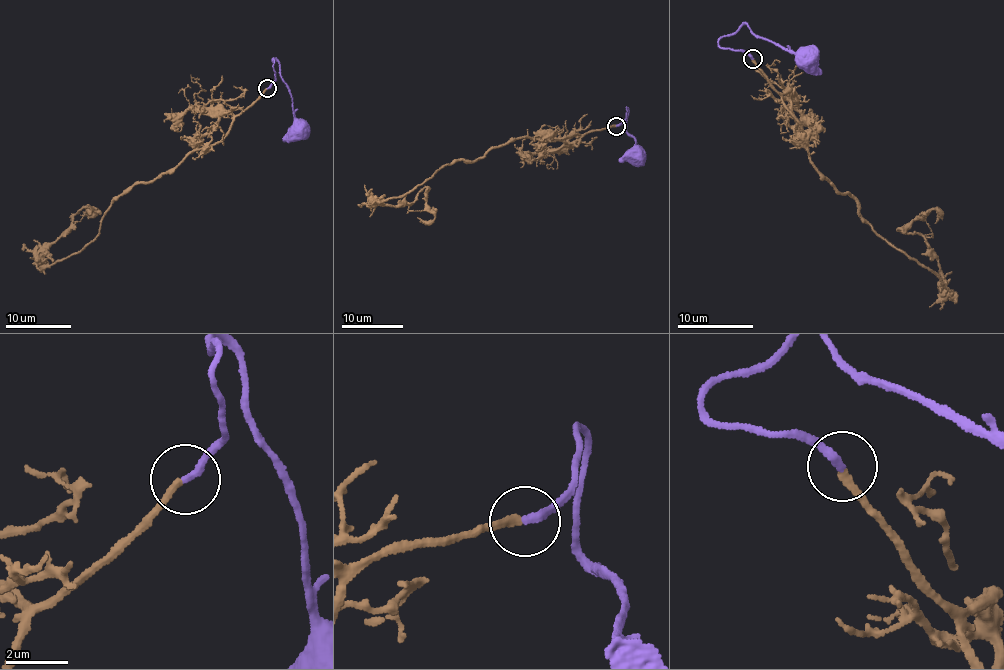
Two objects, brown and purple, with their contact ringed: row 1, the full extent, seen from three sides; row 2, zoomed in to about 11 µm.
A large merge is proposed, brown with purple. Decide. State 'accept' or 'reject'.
accept

